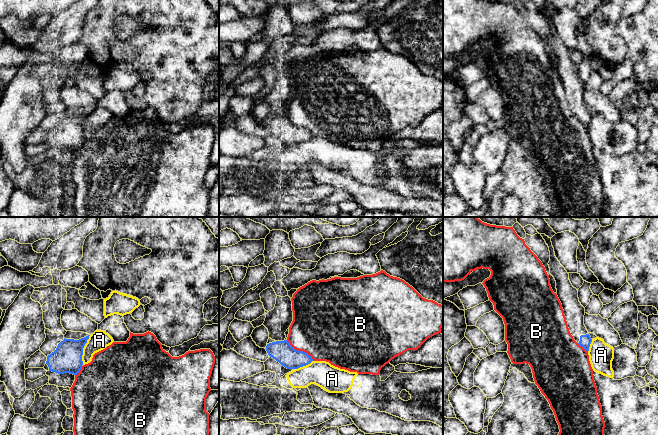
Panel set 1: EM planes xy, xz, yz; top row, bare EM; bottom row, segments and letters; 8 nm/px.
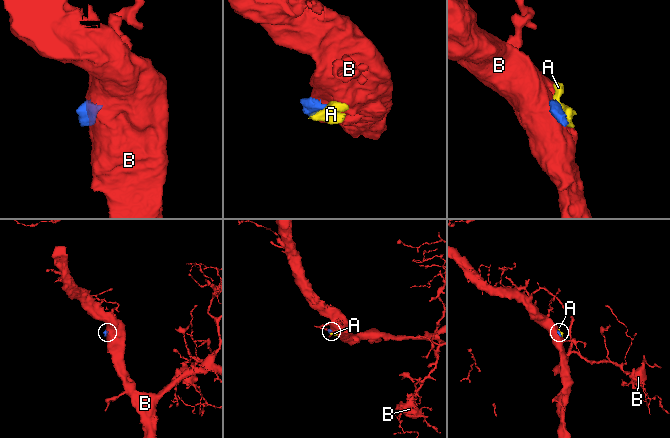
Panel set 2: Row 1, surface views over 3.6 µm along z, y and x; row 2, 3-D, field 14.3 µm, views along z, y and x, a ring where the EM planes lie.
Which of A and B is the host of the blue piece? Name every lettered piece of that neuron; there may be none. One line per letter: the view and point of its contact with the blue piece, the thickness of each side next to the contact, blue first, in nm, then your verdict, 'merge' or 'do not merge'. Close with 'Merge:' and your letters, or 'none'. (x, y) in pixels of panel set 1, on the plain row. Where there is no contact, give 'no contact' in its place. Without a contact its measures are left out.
A: xy (82, 126) | 240/160 nm | do not merge
B: xz (300, 127) | 170/460 nm | do not merge
Merge: none

